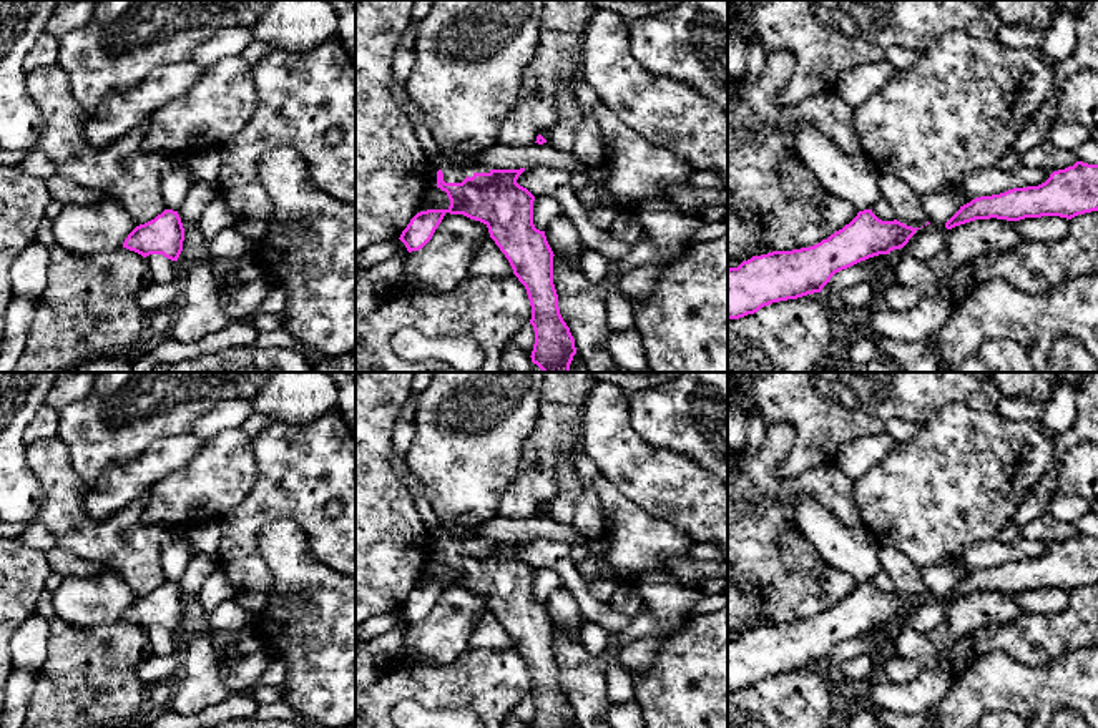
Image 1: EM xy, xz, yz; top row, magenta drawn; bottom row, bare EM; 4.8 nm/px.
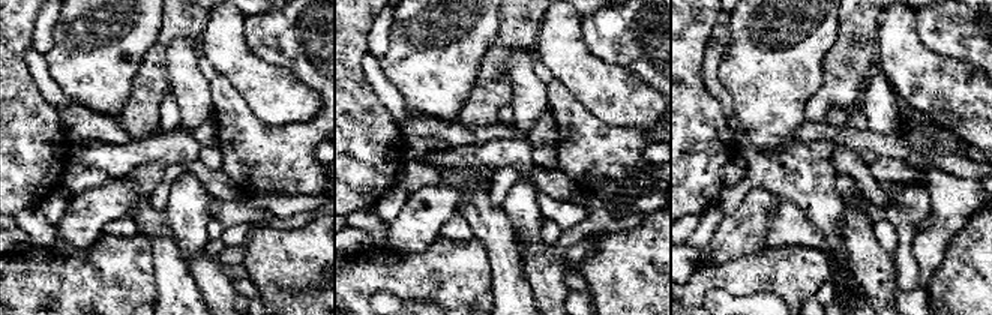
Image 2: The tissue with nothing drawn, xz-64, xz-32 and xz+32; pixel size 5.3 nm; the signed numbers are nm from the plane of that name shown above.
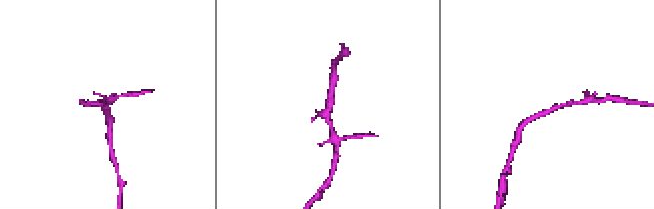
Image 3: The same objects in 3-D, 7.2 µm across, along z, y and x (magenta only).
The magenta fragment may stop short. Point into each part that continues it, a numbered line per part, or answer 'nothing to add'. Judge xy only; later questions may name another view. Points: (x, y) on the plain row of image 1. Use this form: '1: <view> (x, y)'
nothing to add

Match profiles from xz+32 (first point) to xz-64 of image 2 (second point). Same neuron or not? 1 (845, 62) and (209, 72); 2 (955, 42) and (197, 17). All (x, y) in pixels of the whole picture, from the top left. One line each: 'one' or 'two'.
1: two
2: two

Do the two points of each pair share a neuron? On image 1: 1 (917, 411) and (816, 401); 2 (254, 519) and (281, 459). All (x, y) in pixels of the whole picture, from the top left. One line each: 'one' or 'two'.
1: one
2: one

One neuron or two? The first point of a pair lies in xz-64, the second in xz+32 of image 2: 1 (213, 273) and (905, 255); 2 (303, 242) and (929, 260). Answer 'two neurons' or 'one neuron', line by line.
1: two neurons
2: two neurons

